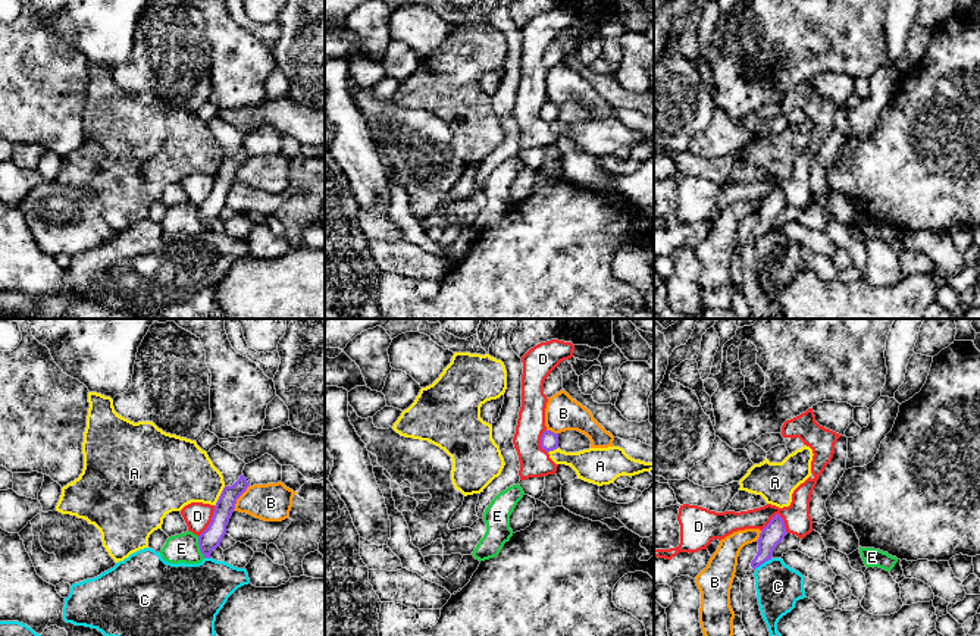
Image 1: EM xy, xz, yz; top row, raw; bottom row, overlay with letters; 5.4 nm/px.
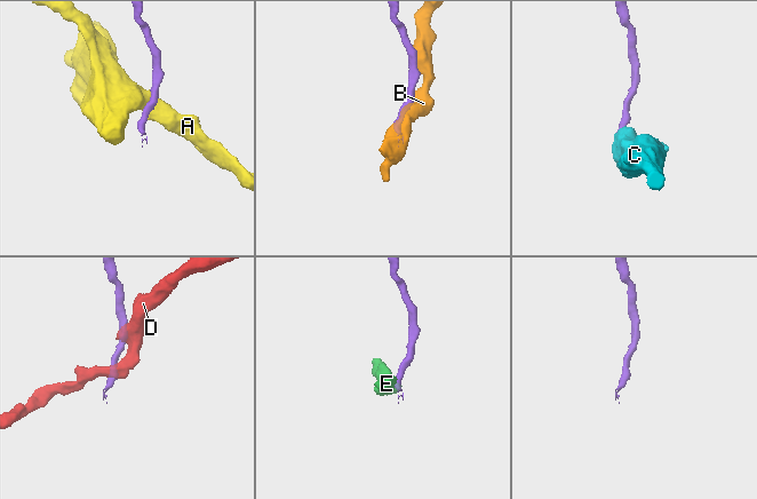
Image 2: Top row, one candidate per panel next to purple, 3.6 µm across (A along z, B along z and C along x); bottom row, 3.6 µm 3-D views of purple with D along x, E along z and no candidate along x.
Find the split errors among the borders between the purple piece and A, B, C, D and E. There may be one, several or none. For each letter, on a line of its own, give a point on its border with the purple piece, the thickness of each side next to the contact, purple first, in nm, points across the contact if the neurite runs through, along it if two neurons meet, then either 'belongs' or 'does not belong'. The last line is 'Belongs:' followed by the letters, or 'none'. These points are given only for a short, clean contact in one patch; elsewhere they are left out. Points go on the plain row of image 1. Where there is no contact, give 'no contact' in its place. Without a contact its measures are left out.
A: xy (219, 168) | 110/340 nm | does not belong
B: xy (238, 168) | 110/200 nm | does not belong
C: yz (763, 234) | 120/240 nm | along yz (772, 229), (754, 240) | does not belong
D: yz (777, 185) | 120/150 nm | along yz (761, 201), (777, 185), (788, 203) | does not belong
E: xy (200, 218) | 110/160 nm | along xy (197, 207), (200, 223), (204, 228) | does not belong
Belongs: none

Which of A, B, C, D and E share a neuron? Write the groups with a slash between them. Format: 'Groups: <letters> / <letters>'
Groups: A / B / C / D / E

